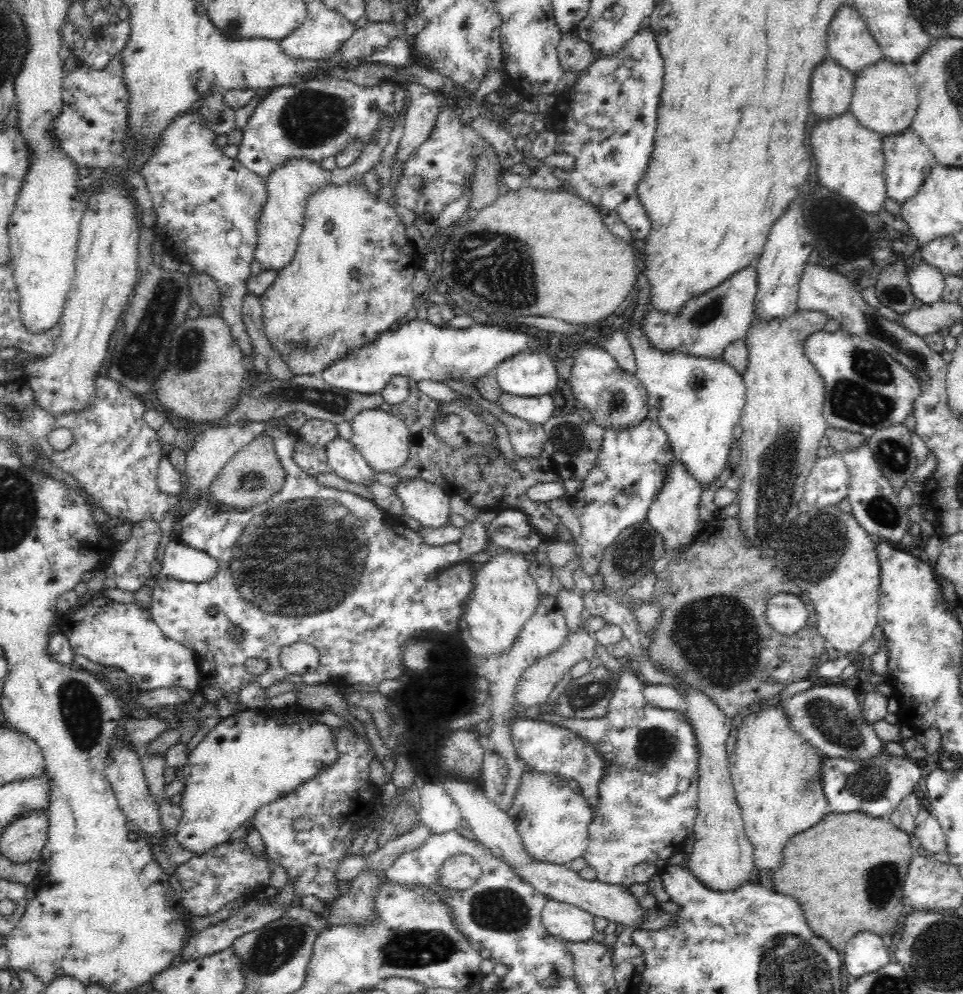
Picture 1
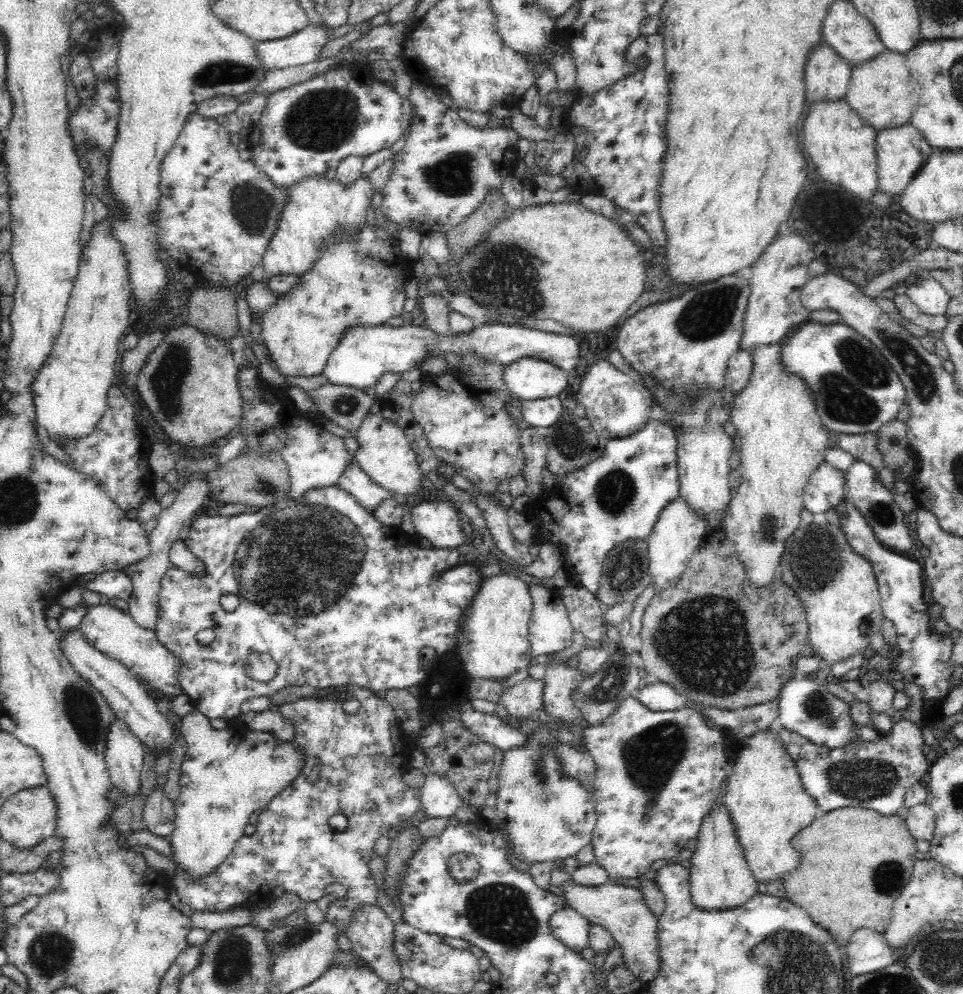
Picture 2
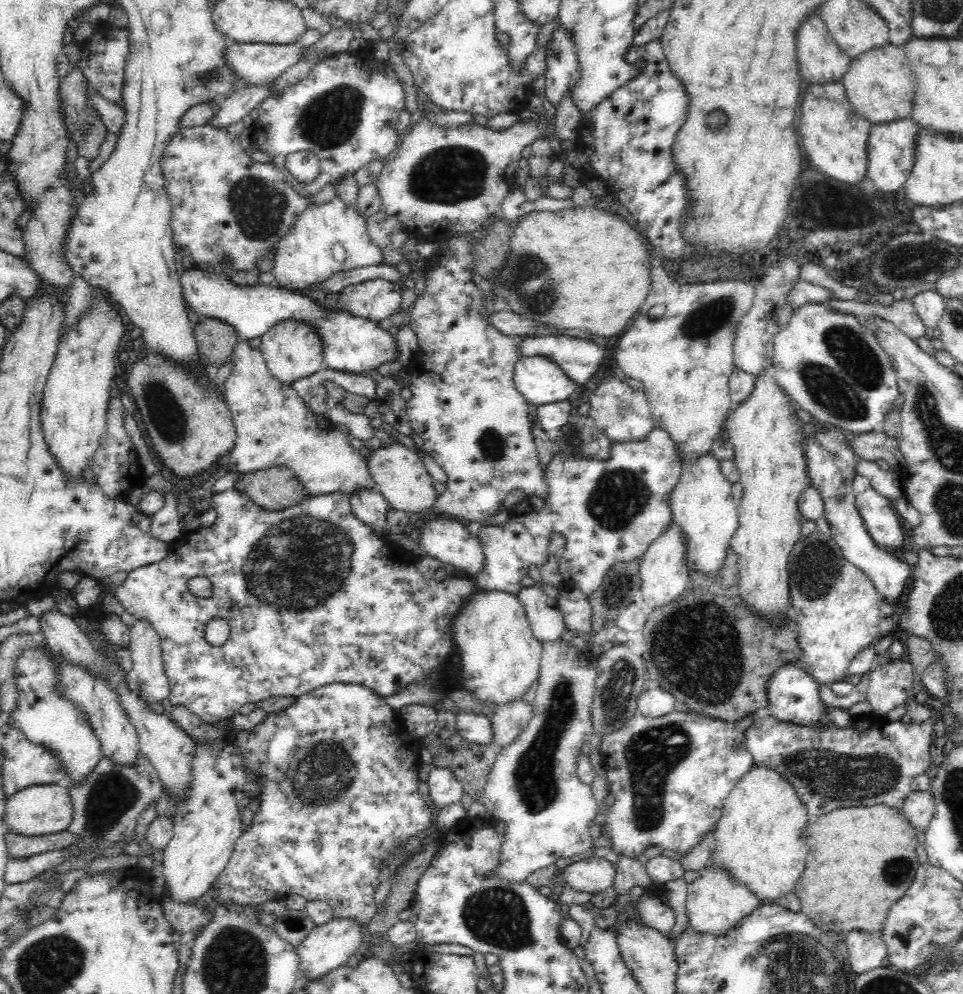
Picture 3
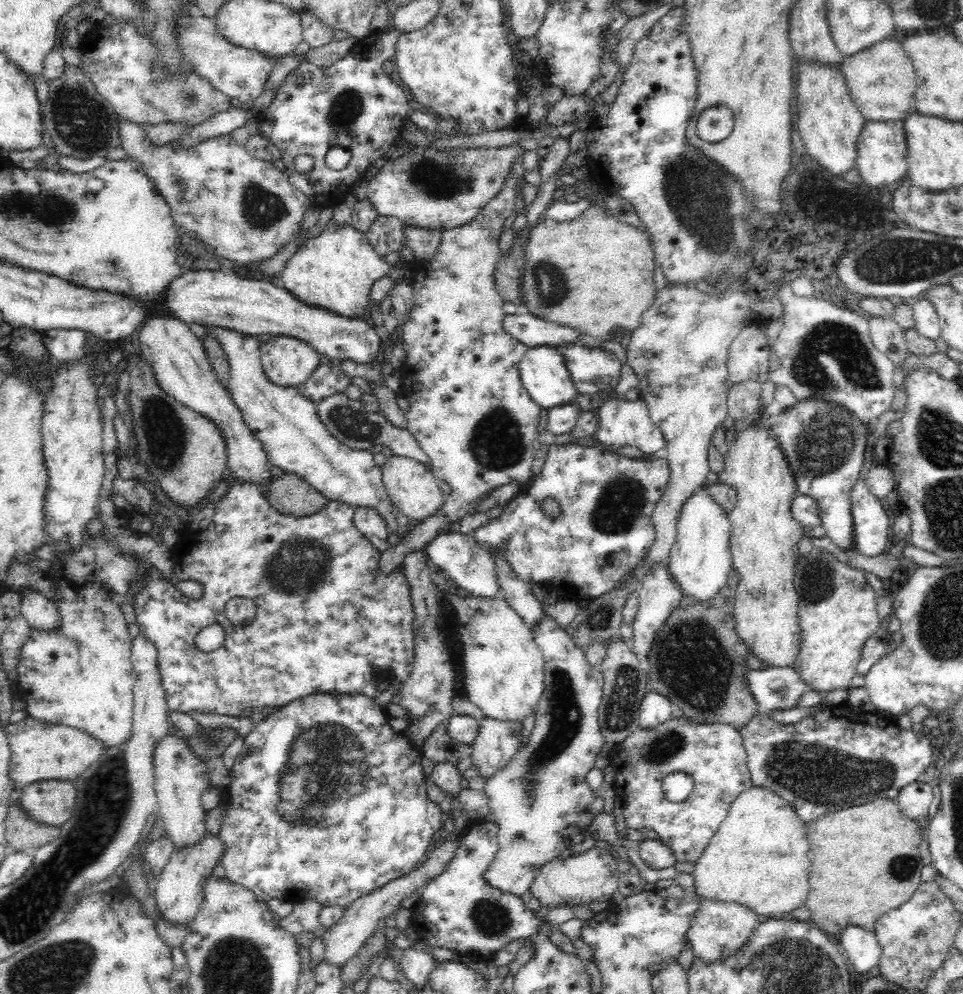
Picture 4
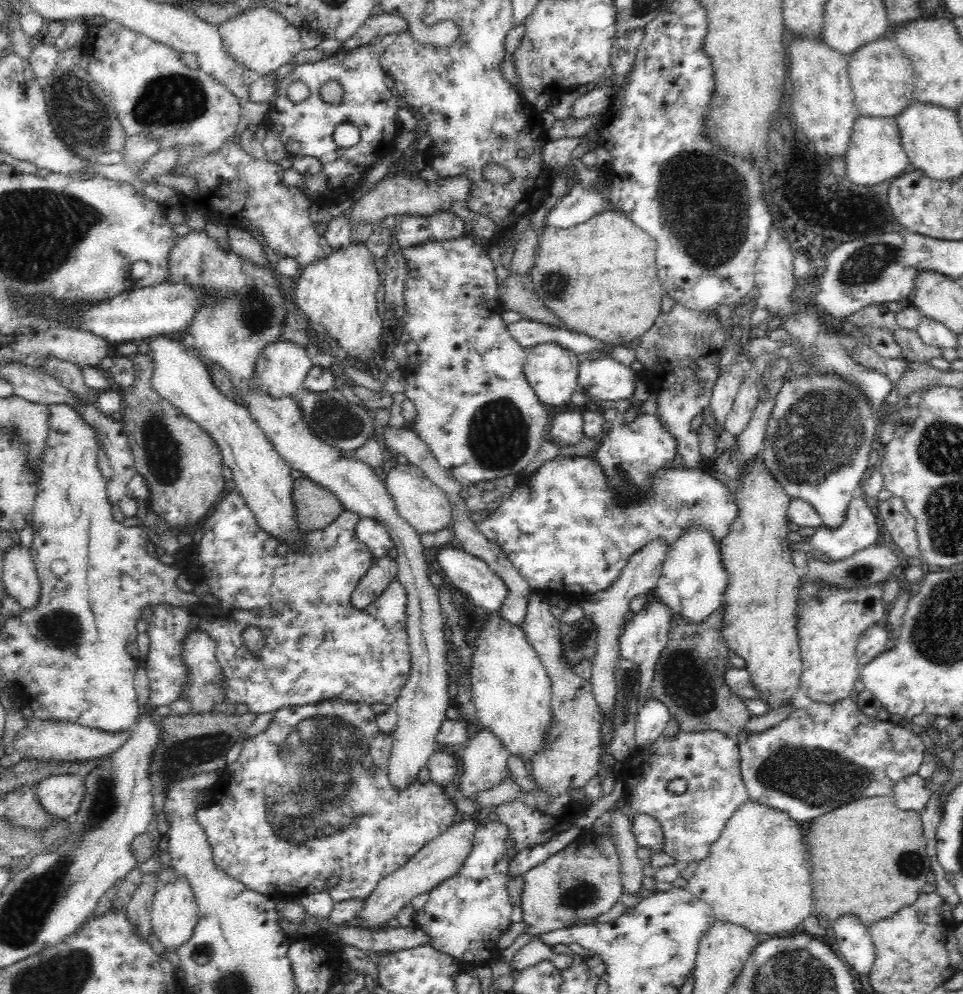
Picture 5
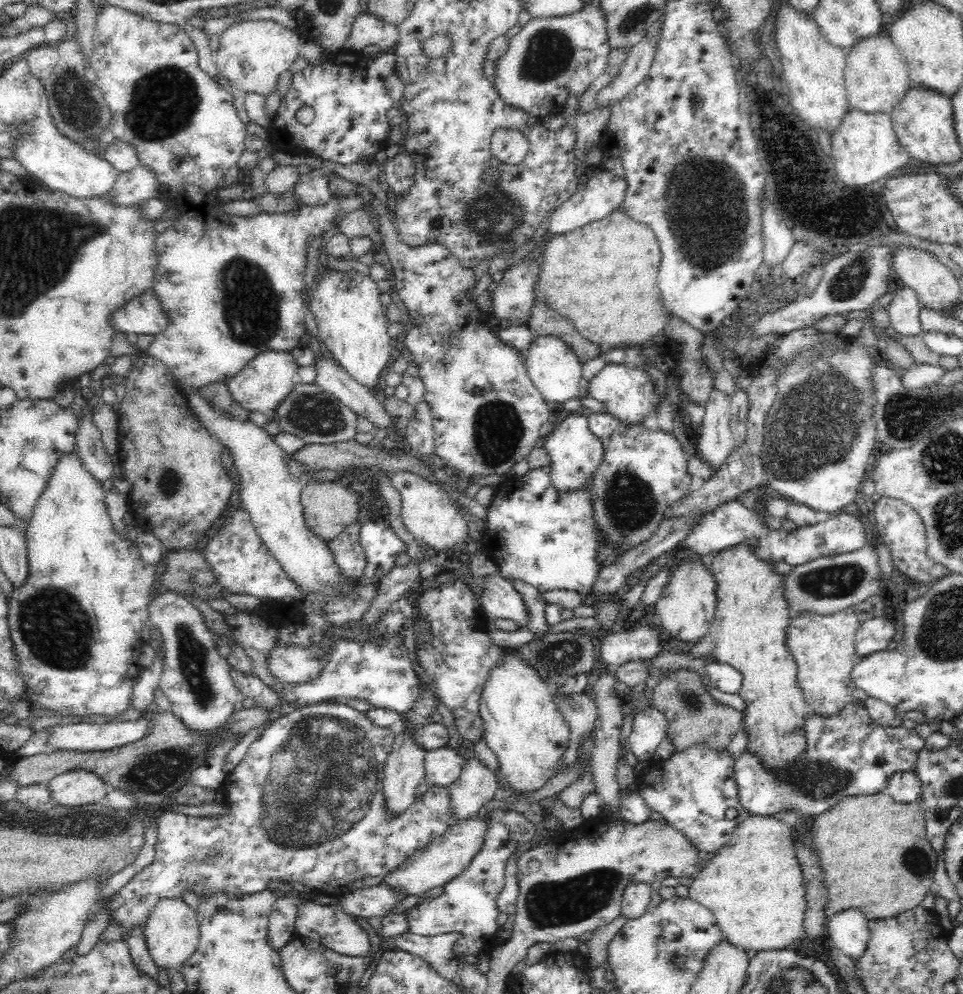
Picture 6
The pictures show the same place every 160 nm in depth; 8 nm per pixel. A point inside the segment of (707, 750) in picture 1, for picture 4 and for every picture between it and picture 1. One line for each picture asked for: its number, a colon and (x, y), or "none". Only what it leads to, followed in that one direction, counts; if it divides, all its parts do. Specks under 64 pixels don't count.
2: (719, 879)
3: (716, 903)
4: (719, 930)

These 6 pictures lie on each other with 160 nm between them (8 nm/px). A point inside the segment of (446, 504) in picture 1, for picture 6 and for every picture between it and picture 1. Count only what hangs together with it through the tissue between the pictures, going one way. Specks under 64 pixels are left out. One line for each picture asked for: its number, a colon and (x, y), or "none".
2: (437, 521)
3: (446, 540)
4: (467, 565)
5: (484, 587)
6: (500, 600)

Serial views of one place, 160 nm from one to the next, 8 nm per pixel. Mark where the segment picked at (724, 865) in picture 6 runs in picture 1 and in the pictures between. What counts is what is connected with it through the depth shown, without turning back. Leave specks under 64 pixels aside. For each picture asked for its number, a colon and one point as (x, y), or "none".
1: (775, 773)
2: (765, 799)
3: (757, 839)
4: (757, 858)
5: (757, 876)

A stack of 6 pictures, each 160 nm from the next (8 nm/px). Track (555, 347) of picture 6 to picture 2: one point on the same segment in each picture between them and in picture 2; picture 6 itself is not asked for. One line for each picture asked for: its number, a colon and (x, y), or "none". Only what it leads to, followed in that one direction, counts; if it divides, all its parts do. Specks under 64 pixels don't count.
2: (529, 379)
3: (540, 381)
4: (543, 372)
5: (551, 370)

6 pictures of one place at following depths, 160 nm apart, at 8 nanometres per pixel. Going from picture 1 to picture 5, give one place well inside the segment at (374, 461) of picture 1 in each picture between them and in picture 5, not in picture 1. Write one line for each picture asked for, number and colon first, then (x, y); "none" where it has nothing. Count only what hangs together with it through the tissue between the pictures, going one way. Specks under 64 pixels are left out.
2: (385, 456)
3: (401, 478)
4: (410, 485)
5: (419, 502)

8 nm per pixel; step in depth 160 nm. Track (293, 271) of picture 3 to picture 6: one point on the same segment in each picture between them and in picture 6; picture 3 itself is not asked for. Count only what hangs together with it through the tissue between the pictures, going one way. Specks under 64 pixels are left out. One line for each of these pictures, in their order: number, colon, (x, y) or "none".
4: (335, 271)
5: (337, 295)
6: (351, 321)

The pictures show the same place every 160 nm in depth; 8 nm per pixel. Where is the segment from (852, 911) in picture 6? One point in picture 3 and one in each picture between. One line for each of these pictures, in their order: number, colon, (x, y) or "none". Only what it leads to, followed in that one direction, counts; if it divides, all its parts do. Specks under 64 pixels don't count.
3: (865, 951)
4: (861, 948)
5: (853, 942)

